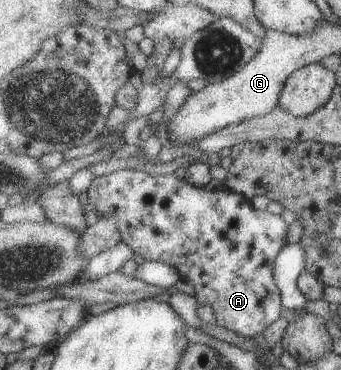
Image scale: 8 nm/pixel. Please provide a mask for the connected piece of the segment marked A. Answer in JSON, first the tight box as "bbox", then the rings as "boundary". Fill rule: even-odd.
{"bbox":[87,169,289,337],"boundary":[[[120,169],[111,171],[108,175],[96,177],[94,183],[87,191],[89,202],[94,204],[95,210],[100,217],[115,217],[118,220],[118,227],[122,234],[122,240],[125,241],[137,254],[145,258],[146,261],[161,261],[177,268],[183,279],[188,280],[195,288],[195,298],[201,305],[212,306],[216,310],[218,316],[218,326],[225,327],[237,334],[255,337],[265,330],[271,322],[275,322],[279,316],[283,316],[283,297],[282,291],[276,285],[274,277],[275,259],[286,245],[285,238],[287,238],[287,230],[289,226],[285,224],[285,220],[280,215],[274,215],[267,209],[257,210],[253,208],[253,204],[249,199],[245,199],[239,193],[228,191],[224,186],[216,190],[207,190],[204,187],[198,187],[191,184],[189,181],[175,178],[173,174],[169,175],[152,175],[140,169]]]}

